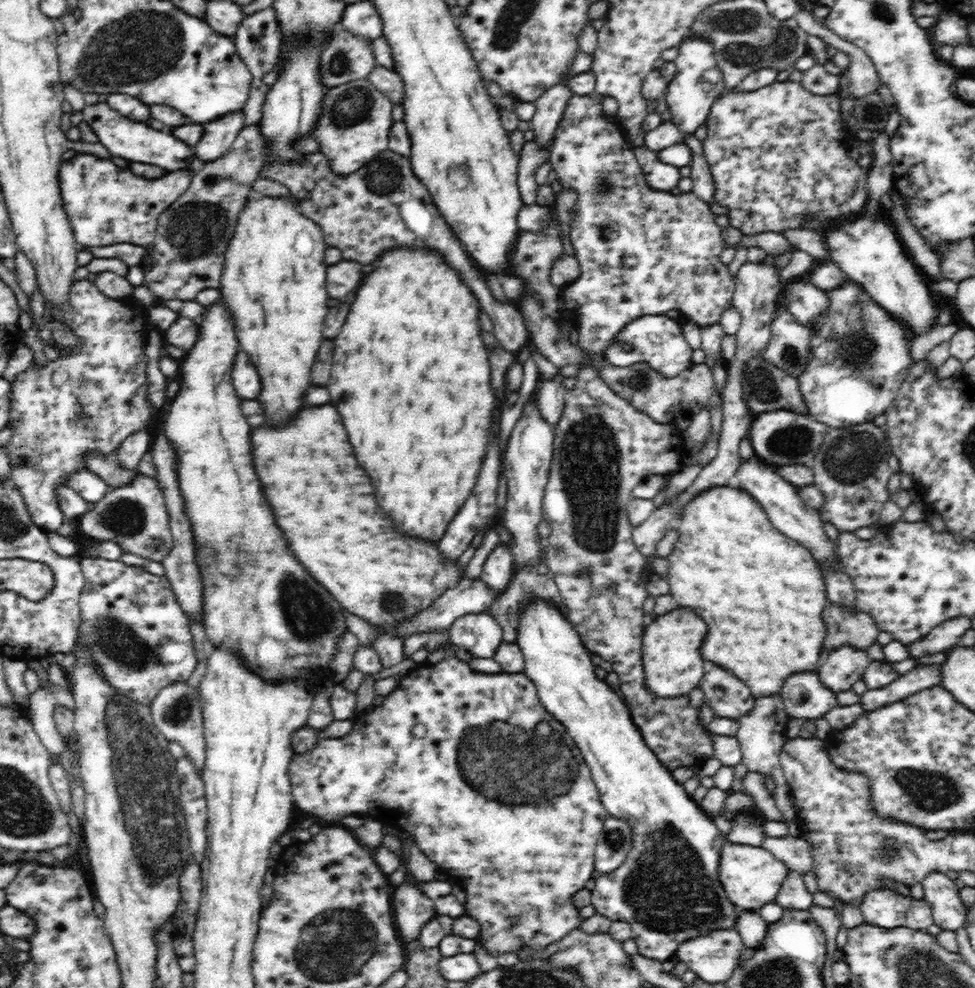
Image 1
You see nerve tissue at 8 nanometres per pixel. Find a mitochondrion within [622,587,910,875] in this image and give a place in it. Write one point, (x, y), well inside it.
(888, 849)

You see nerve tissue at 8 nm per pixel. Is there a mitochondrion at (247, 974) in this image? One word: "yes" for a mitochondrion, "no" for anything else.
no

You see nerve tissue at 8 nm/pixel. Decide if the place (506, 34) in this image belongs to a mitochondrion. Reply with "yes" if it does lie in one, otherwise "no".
yes

